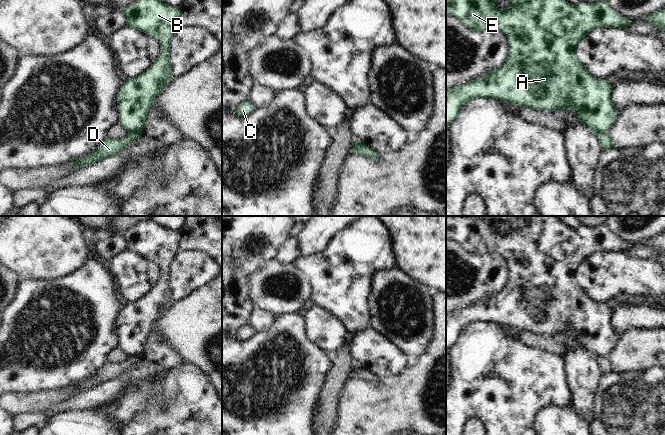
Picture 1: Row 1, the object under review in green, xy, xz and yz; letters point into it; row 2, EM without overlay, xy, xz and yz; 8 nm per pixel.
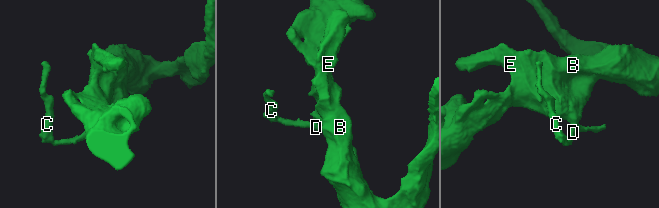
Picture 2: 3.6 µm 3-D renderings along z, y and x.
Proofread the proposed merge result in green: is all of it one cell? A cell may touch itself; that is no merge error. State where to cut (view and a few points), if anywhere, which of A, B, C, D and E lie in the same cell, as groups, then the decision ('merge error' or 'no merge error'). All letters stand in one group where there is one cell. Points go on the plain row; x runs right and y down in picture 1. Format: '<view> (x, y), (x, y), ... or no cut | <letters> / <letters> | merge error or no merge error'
xy (140, 355), (128, 357) | A B E / C D | merge error

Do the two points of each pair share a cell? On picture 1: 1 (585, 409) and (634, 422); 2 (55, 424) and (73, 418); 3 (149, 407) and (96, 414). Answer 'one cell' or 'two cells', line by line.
1: two cells
2: one cell
3: two cells

